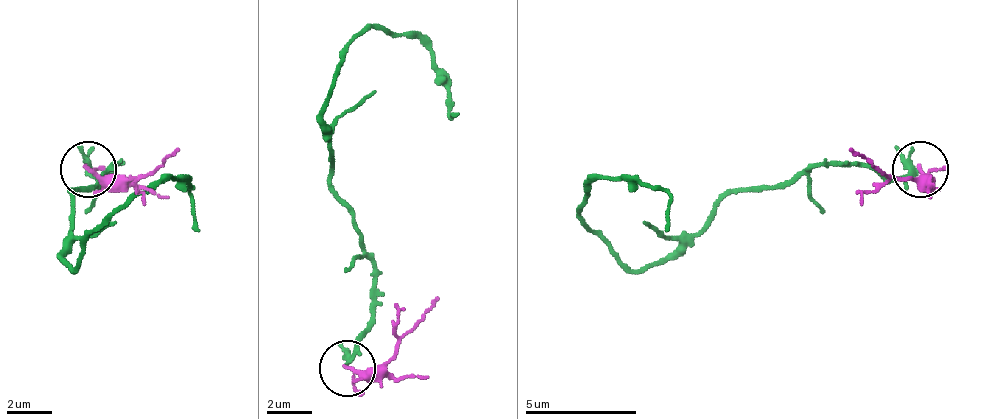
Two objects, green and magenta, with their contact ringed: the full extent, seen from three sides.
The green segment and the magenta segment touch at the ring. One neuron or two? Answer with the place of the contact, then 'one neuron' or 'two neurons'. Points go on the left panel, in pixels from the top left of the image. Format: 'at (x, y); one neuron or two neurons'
at (88, 169); two neurons

